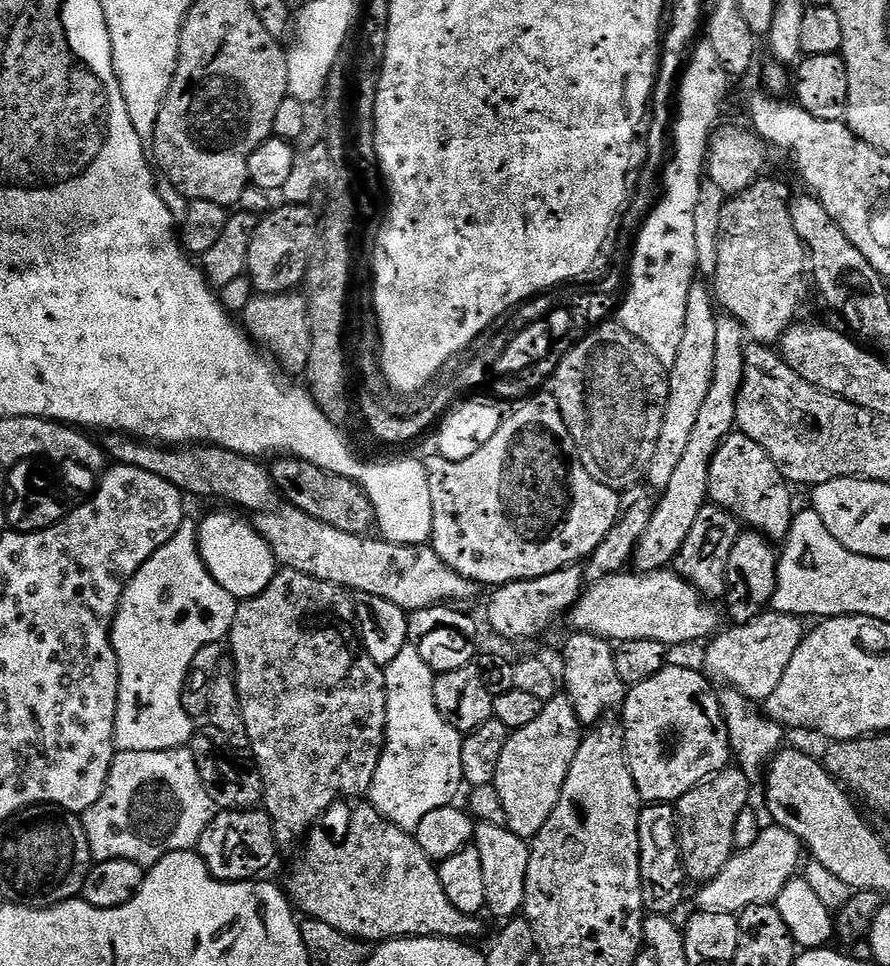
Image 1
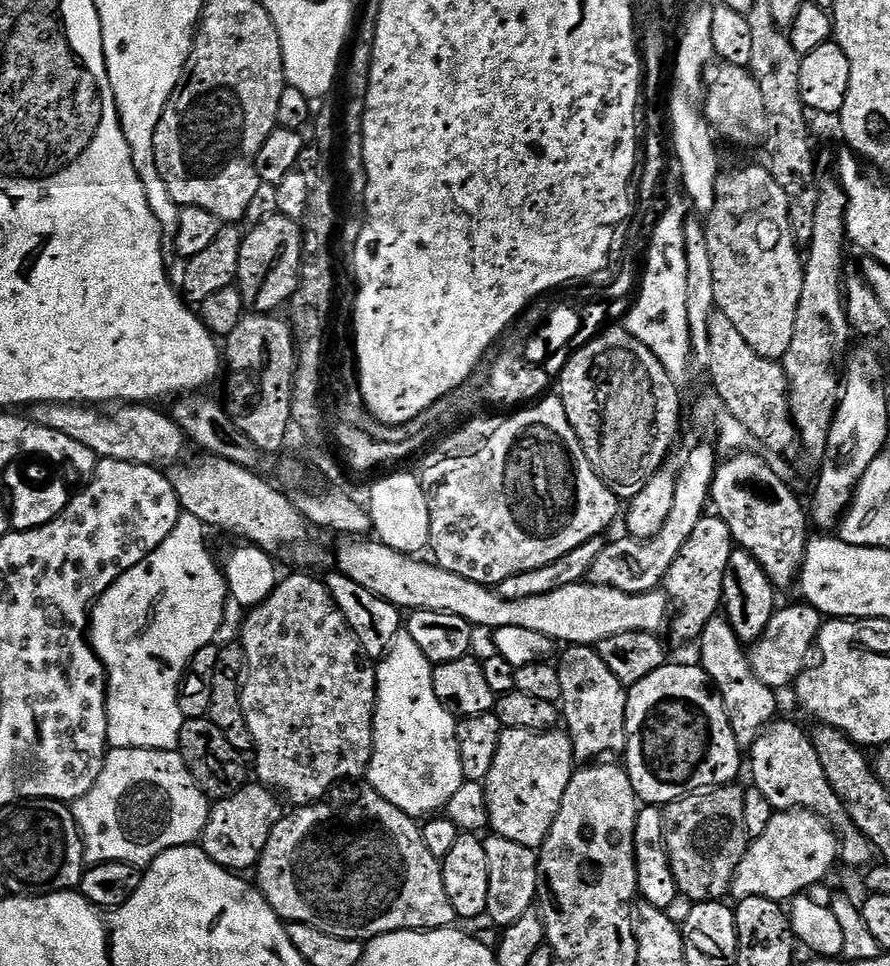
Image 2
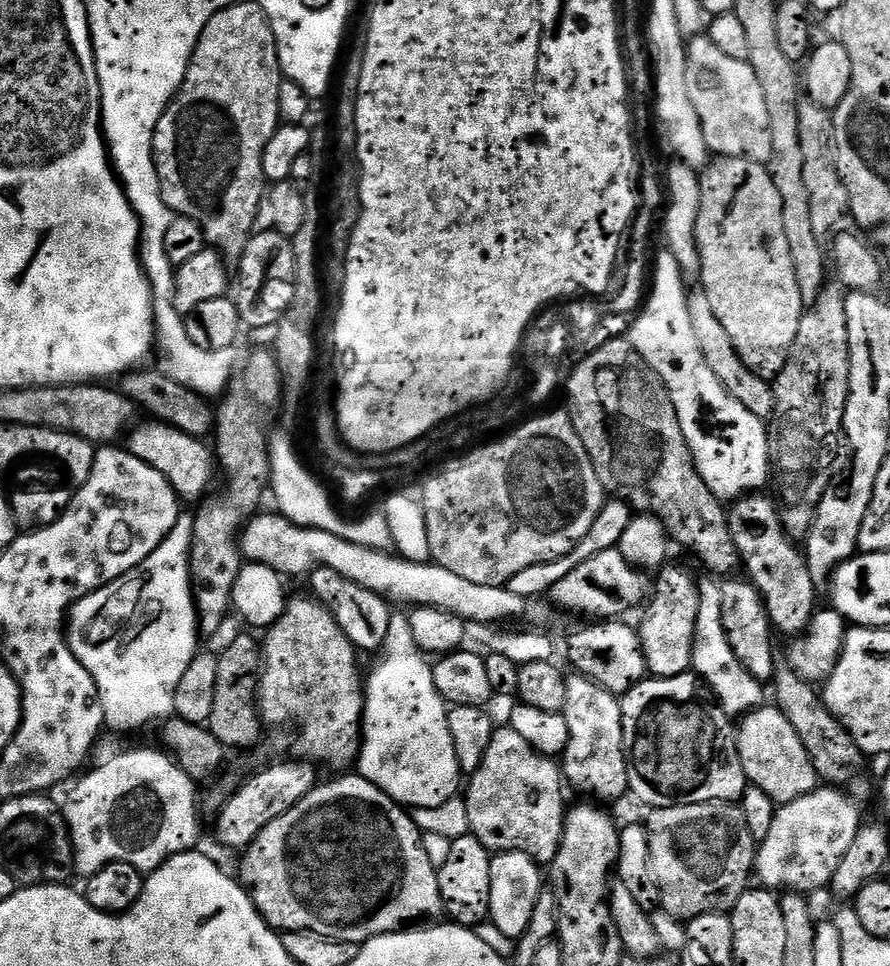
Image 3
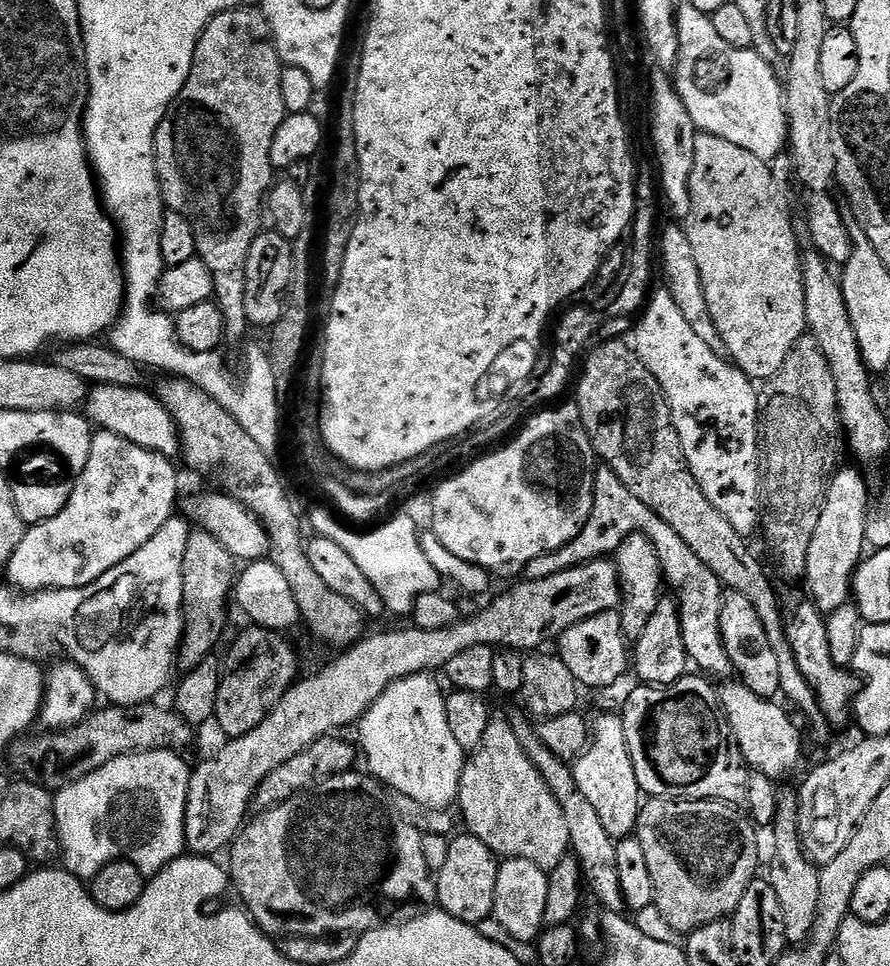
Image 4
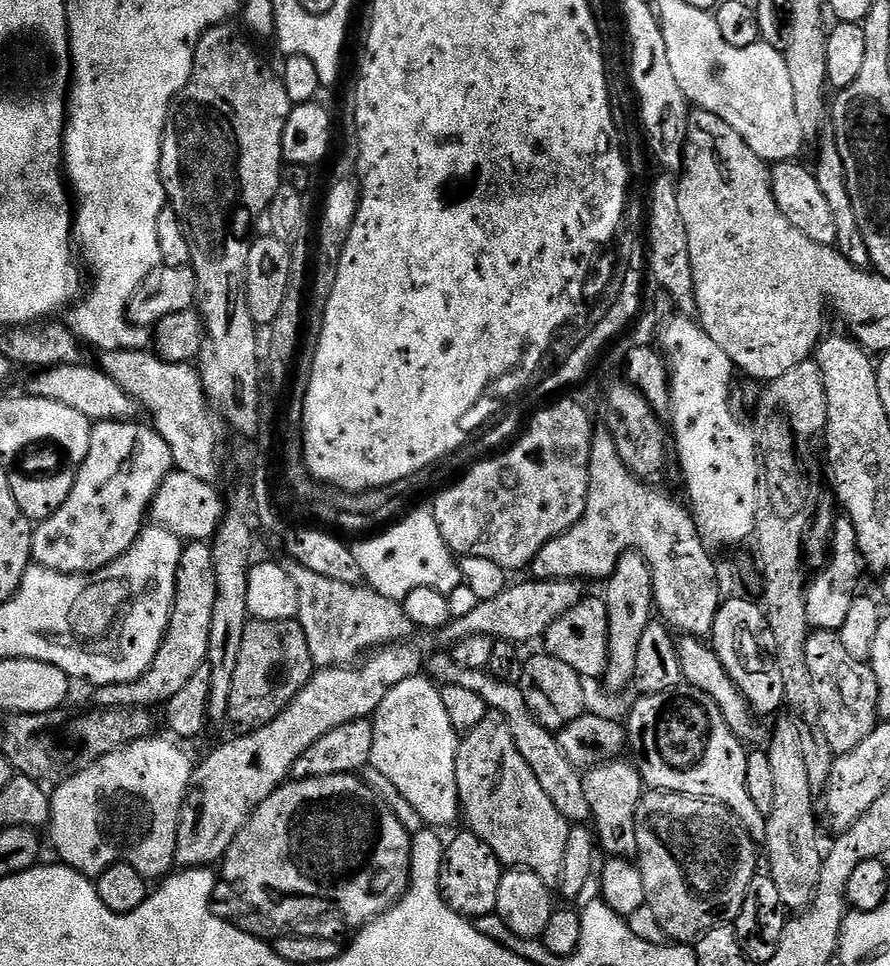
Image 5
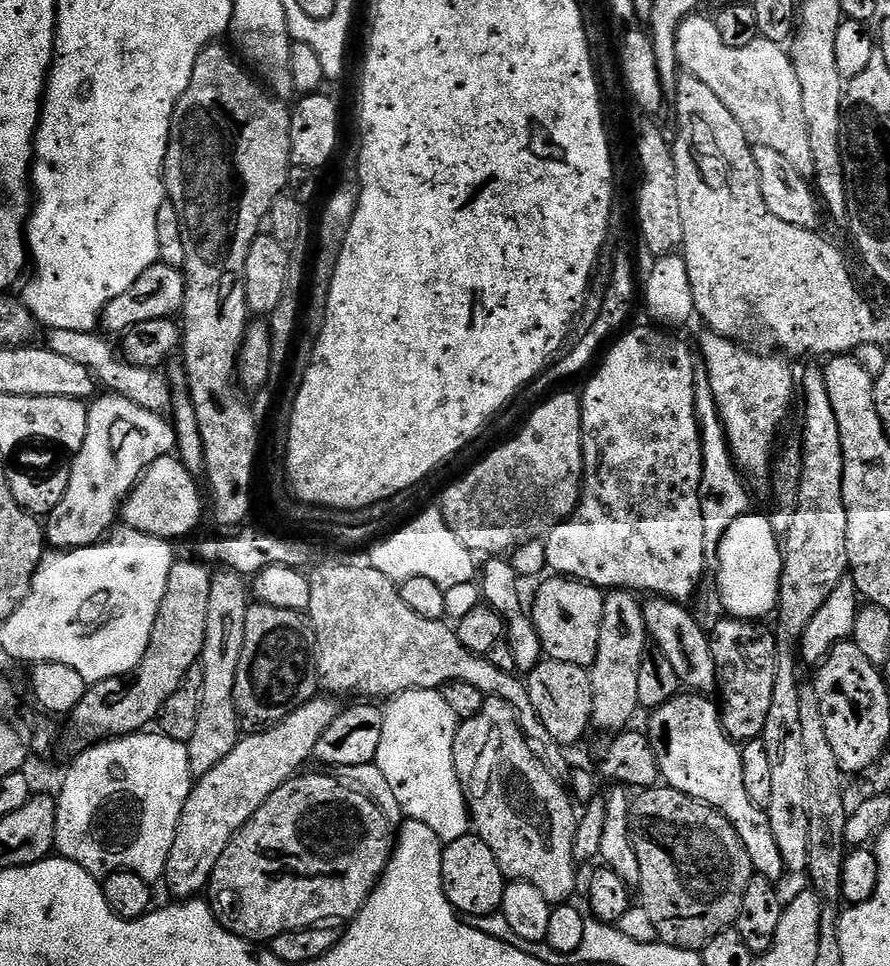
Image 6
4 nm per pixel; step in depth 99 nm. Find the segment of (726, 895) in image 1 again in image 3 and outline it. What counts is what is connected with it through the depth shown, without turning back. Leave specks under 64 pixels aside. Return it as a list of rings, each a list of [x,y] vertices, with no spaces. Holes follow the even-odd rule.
[[[818,786],[777,809],[769,833],[757,847],[754,872],[763,887],[807,892],[825,889],[831,883],[843,855],[850,850],[862,826],[857,804],[843,792],[834,786]]]

